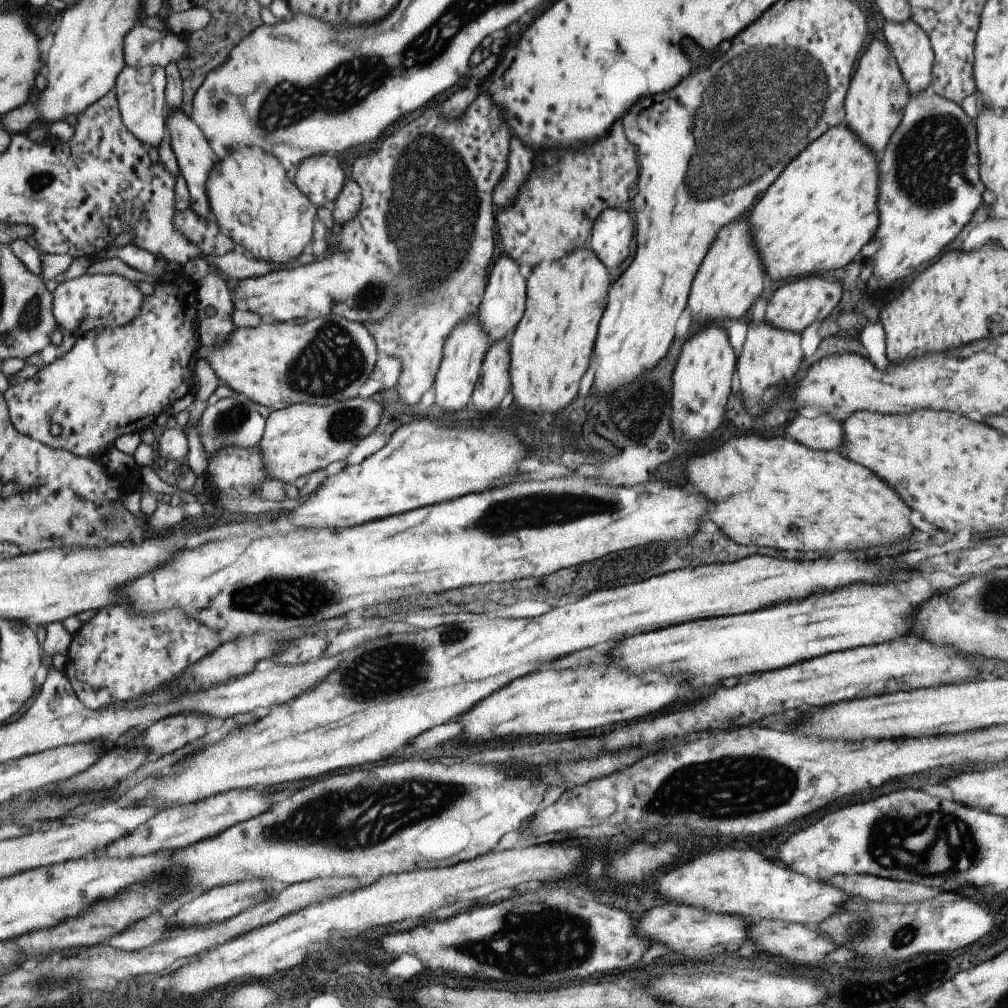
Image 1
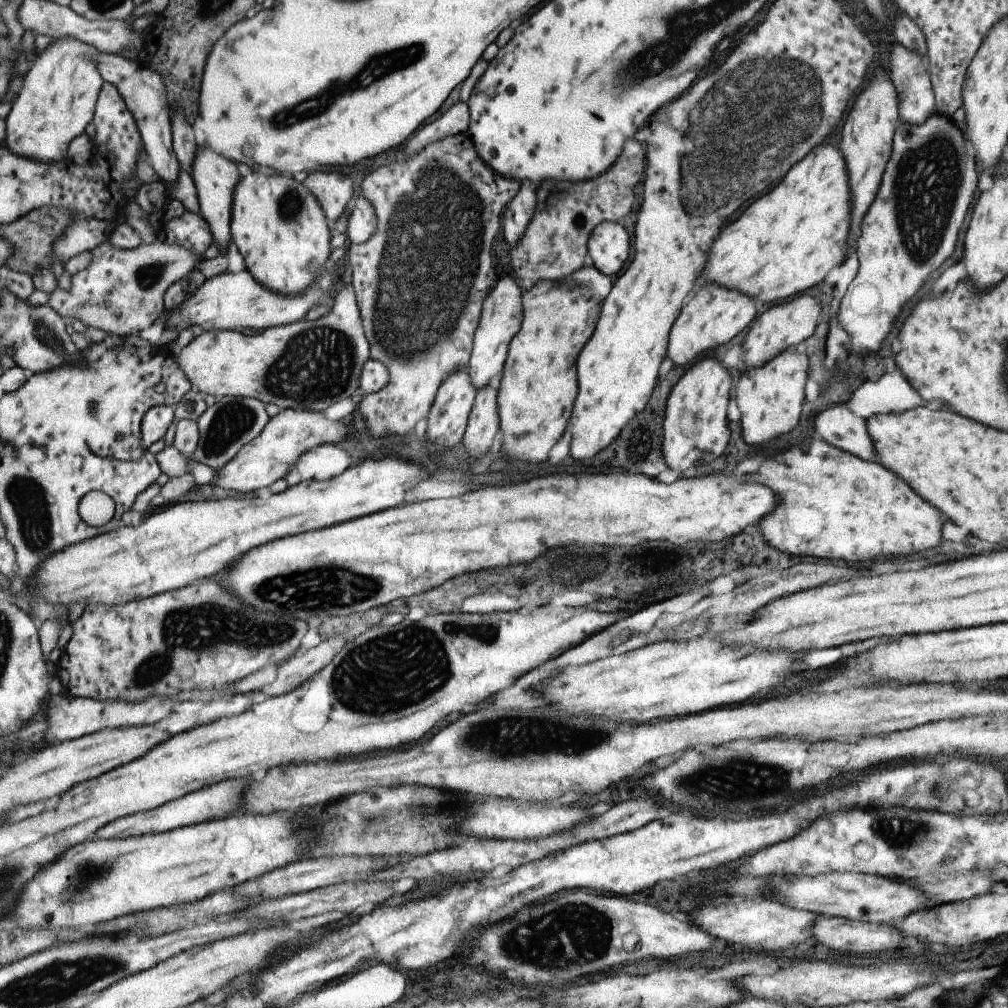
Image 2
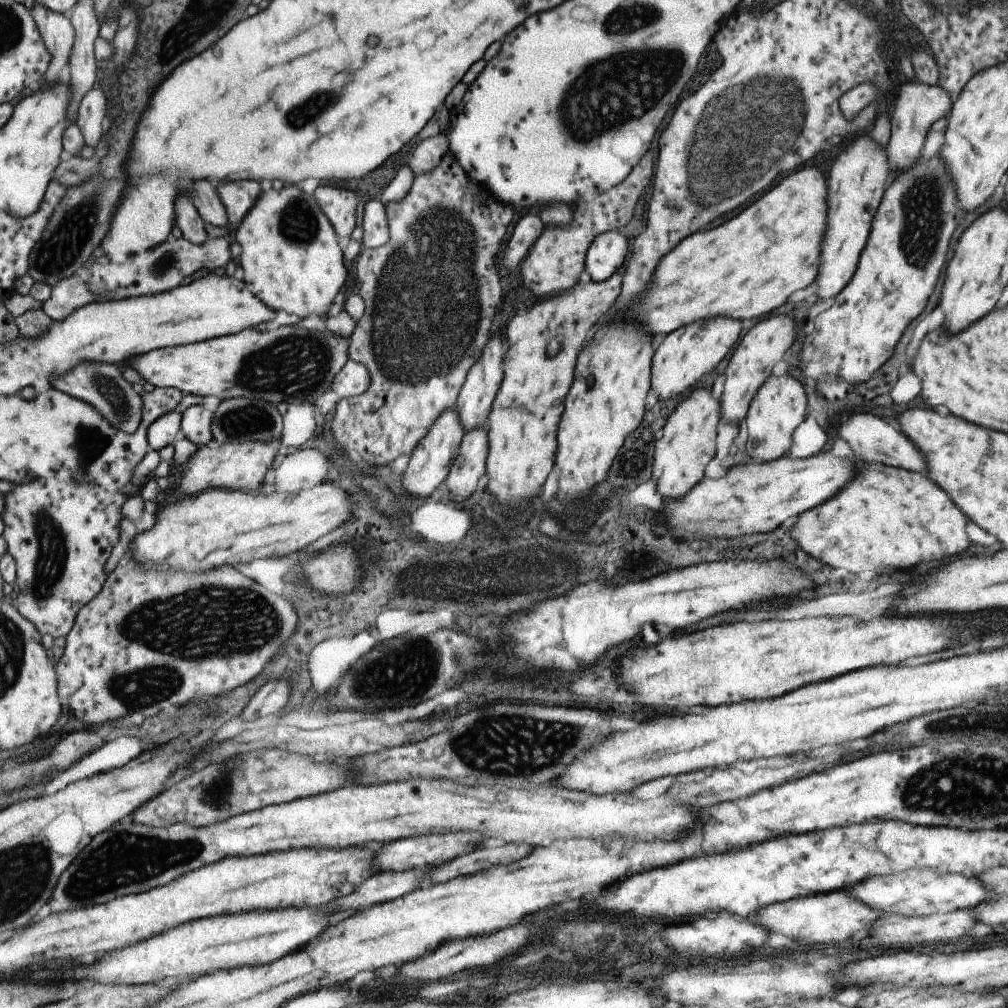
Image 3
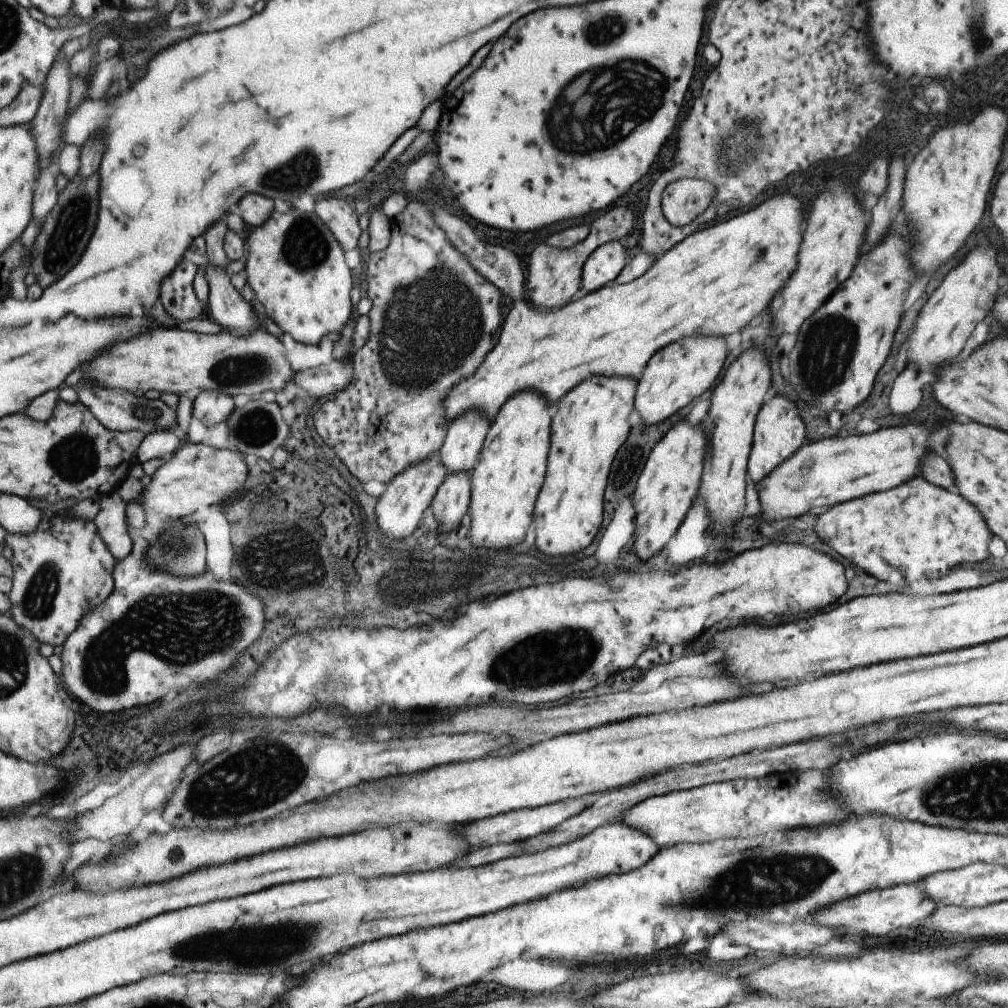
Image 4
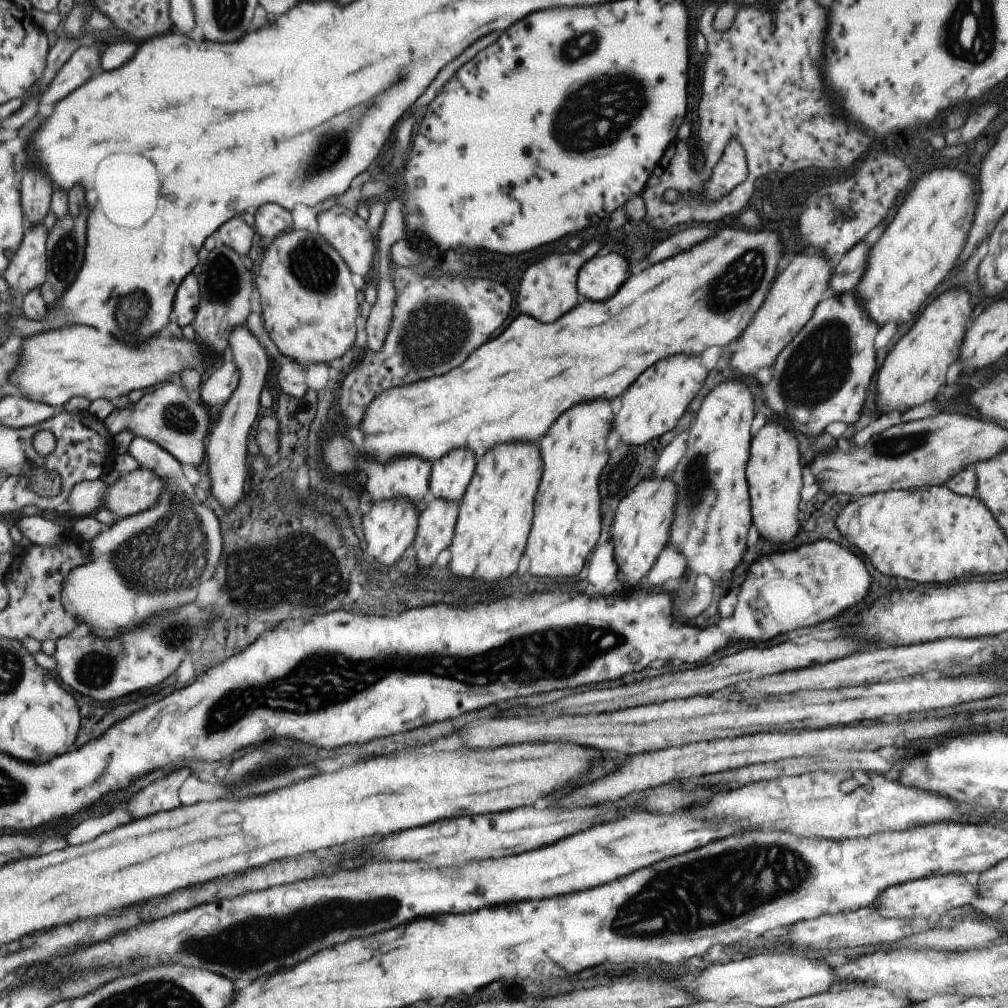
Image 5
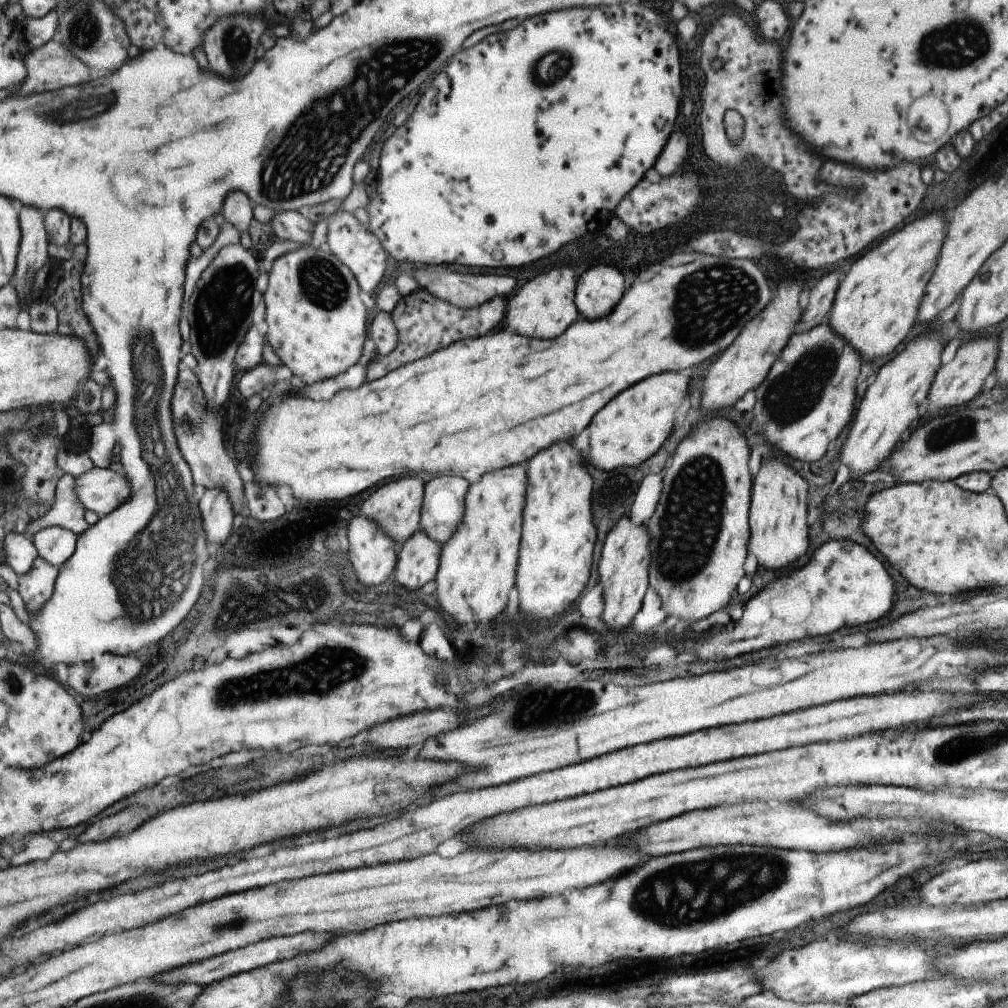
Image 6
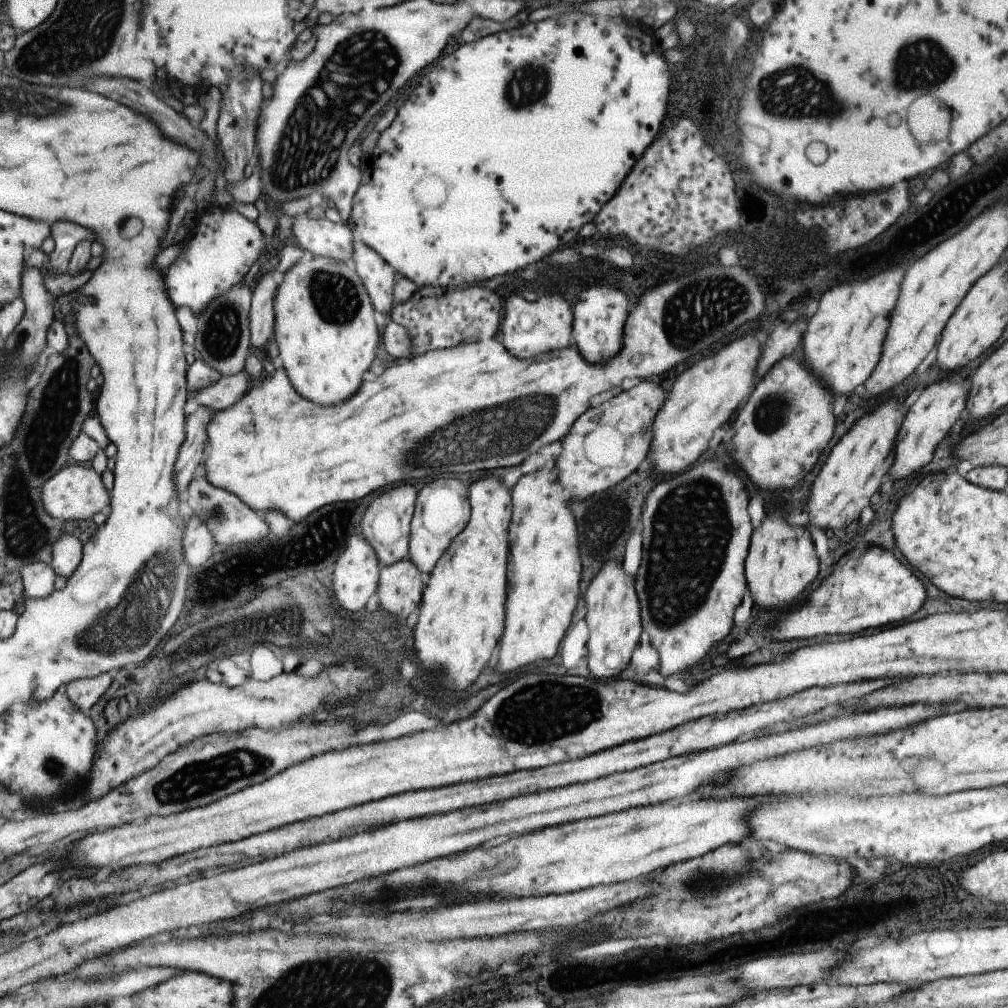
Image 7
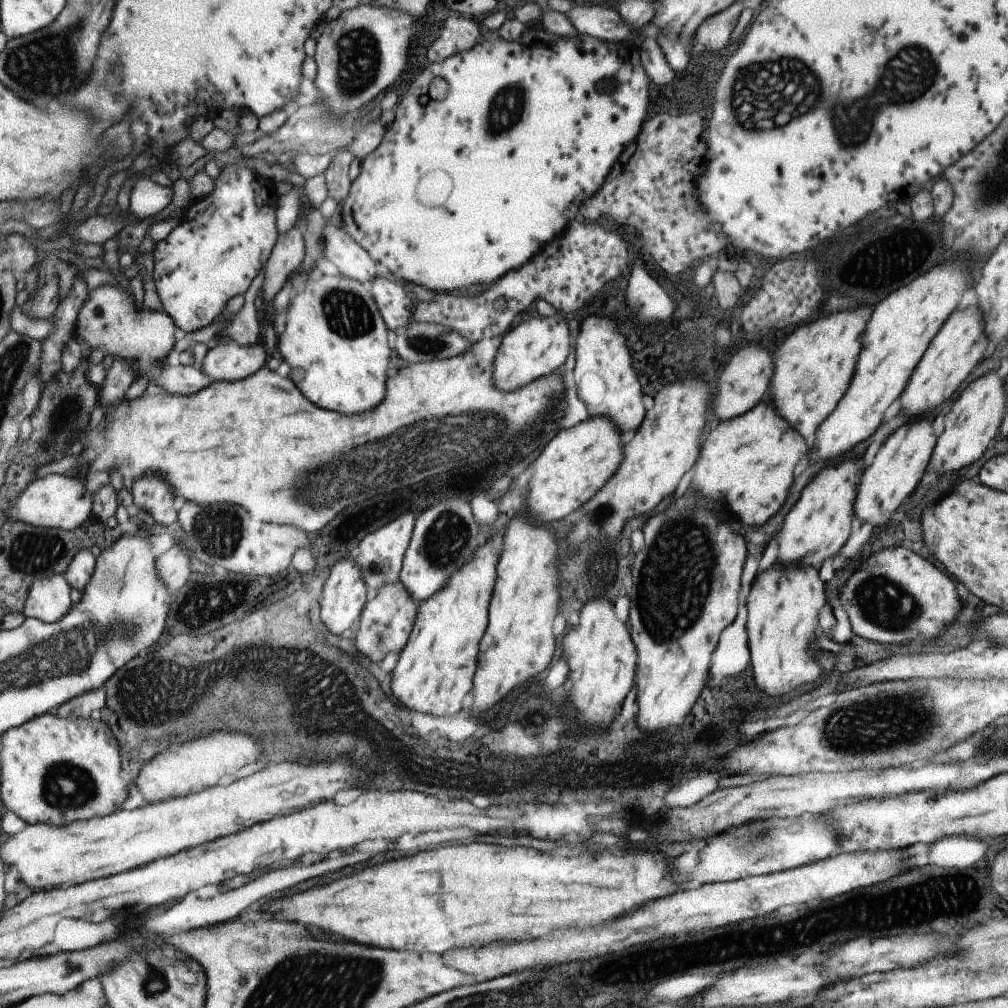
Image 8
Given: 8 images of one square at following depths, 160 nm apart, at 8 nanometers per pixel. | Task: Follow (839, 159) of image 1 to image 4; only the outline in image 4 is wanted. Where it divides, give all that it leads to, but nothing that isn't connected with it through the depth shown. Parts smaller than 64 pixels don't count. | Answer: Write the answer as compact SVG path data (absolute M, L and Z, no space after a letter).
M789 192L777 194L753 210L689 234L685 240L659 256L655 264L643 272L643 276L625 286L595 290L553 312L535 312L523 300L515 302L501 324L501 336L495 348L487 354L477 372L469 376L469 380L457 382L445 397L446 425L473 406L493 418L497 408L521 388L537 388L541 394L549 396L551 402L555 402L569 388L573 388L573 384L579 384L593 374L641 376L641 368L653 352L685 334L733 334L755 314L759 314L793 274L801 242L801 222L801 202Z

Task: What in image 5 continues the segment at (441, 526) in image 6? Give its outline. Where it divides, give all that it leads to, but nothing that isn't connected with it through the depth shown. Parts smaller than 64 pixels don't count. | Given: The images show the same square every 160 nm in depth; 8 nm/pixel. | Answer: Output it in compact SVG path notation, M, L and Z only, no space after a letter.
M455 448L431 464L428 488L434 498L459 502L465 487L473 476L476 465L473 452L465 448Z

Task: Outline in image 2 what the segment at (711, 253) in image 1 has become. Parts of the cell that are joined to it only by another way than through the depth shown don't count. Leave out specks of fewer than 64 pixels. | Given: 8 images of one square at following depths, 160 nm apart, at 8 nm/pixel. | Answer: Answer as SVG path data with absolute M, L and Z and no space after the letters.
M701 284L699 288L695 288L693 296L683 304L677 320L673 322L673 328L669 332L669 344L667 344L667 356L673 358L675 364L691 364L693 360L697 360L697 354L702 352L705 357L706 352L713 350L716 346L721 344L727 344L735 334L739 334L745 326L749 326L749 322L755 318L755 301L754 298L749 298L741 292L735 292L735 290L729 290L729 288L723 288L719 284Z

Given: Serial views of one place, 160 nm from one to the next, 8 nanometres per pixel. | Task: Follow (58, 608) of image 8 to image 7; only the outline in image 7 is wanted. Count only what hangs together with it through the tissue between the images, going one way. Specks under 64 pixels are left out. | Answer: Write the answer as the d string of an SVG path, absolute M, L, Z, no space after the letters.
M45 561L24 564L21 567L25 598L45 598L55 593L56 572Z

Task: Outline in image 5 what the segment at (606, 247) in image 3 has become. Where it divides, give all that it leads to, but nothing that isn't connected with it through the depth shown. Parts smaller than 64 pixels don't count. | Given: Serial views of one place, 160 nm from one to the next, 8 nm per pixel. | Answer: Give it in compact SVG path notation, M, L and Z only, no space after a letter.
M609 252L585 261L577 273L577 292L587 300L609 298L625 280L627 260L621 254Z

